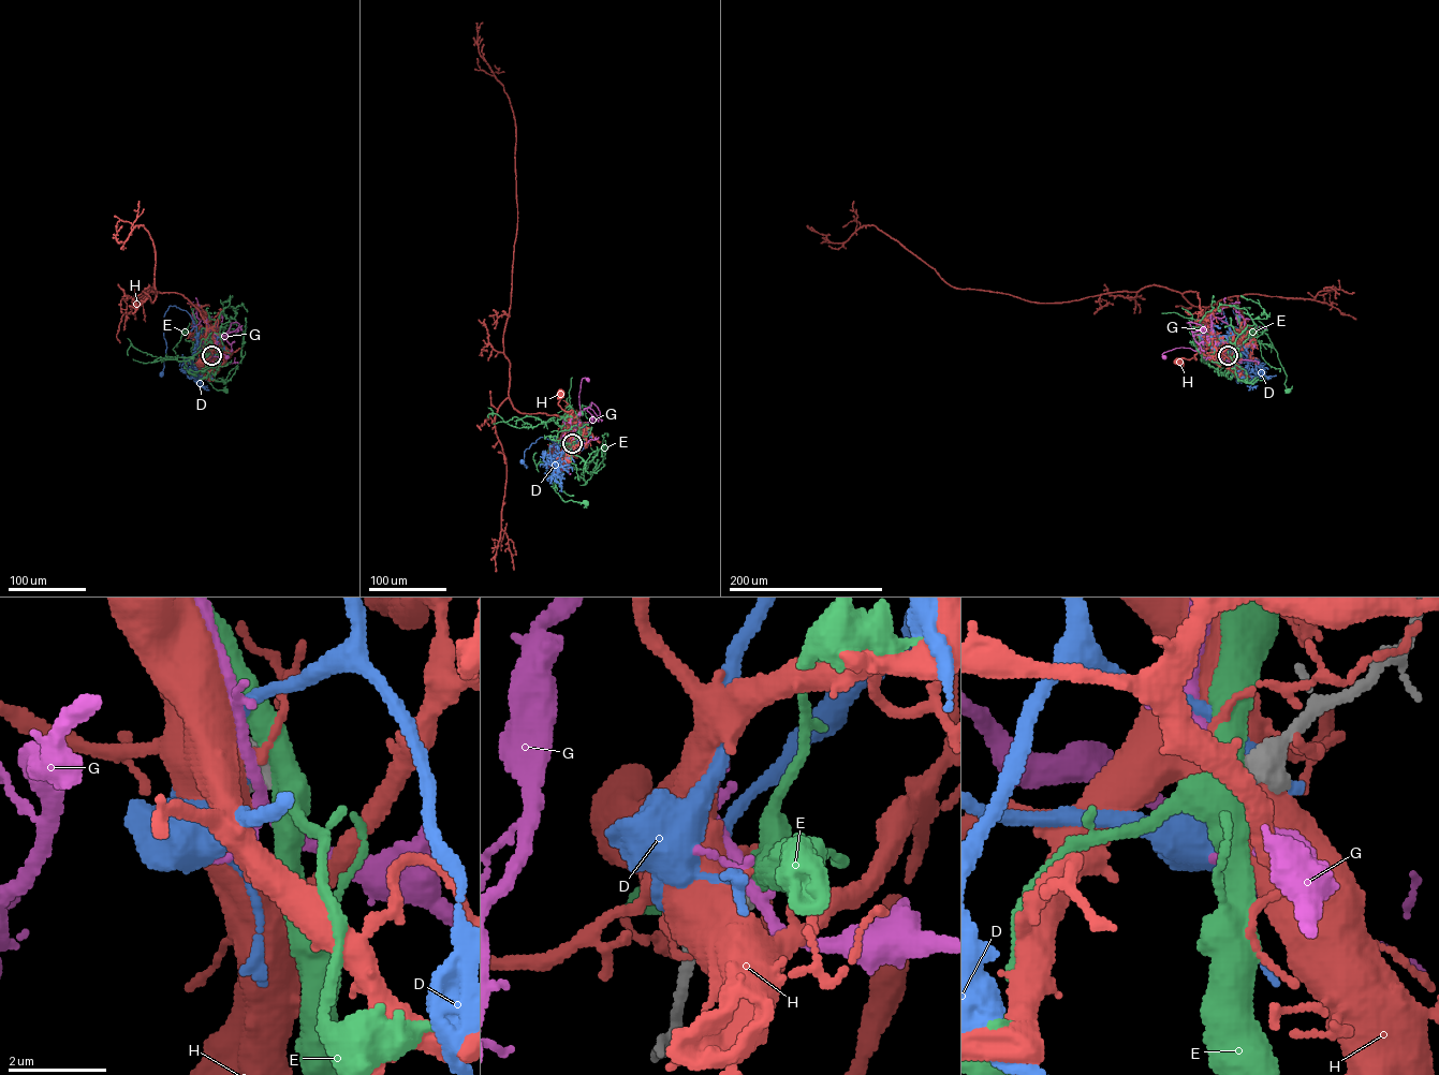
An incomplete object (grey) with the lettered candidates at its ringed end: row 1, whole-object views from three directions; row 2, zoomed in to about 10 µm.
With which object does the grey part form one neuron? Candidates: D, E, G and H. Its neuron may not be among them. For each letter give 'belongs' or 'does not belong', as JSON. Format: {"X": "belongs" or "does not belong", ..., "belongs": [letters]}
{"D": "does not belong", "E": "does not belong", "G": "does not belong", "H": "does not belong", "belongs": []}

